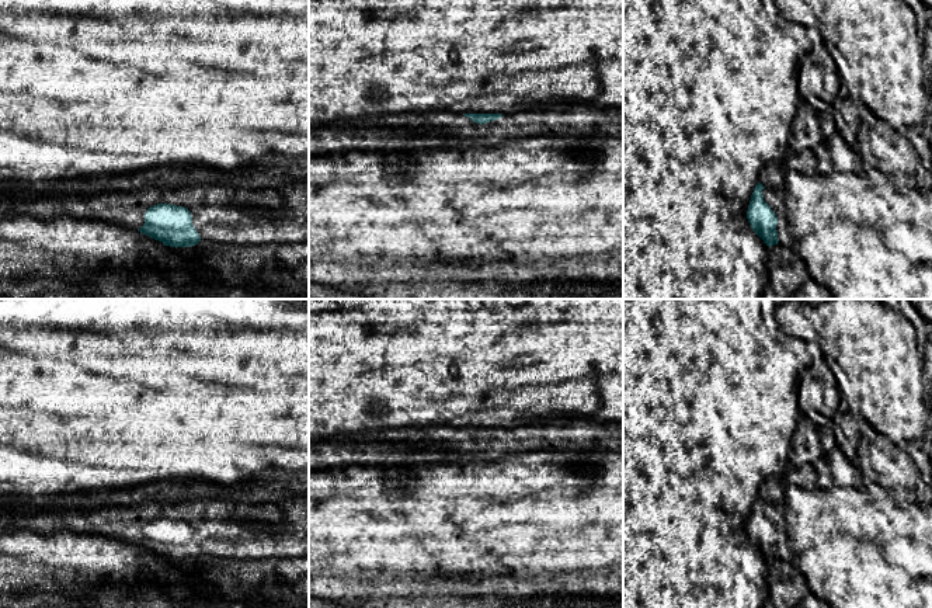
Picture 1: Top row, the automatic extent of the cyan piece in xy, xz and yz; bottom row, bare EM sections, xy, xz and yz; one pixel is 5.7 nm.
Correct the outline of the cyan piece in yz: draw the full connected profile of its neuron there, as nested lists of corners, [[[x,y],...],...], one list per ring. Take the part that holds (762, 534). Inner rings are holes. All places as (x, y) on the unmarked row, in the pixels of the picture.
[[[758,497],[751,510],[747,534],[752,545],[771,562],[782,557],[794,562],[787,543],[783,508],[780,504],[765,503]]]

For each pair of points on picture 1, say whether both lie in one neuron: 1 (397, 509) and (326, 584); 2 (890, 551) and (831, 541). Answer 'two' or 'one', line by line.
1: two
2: one

